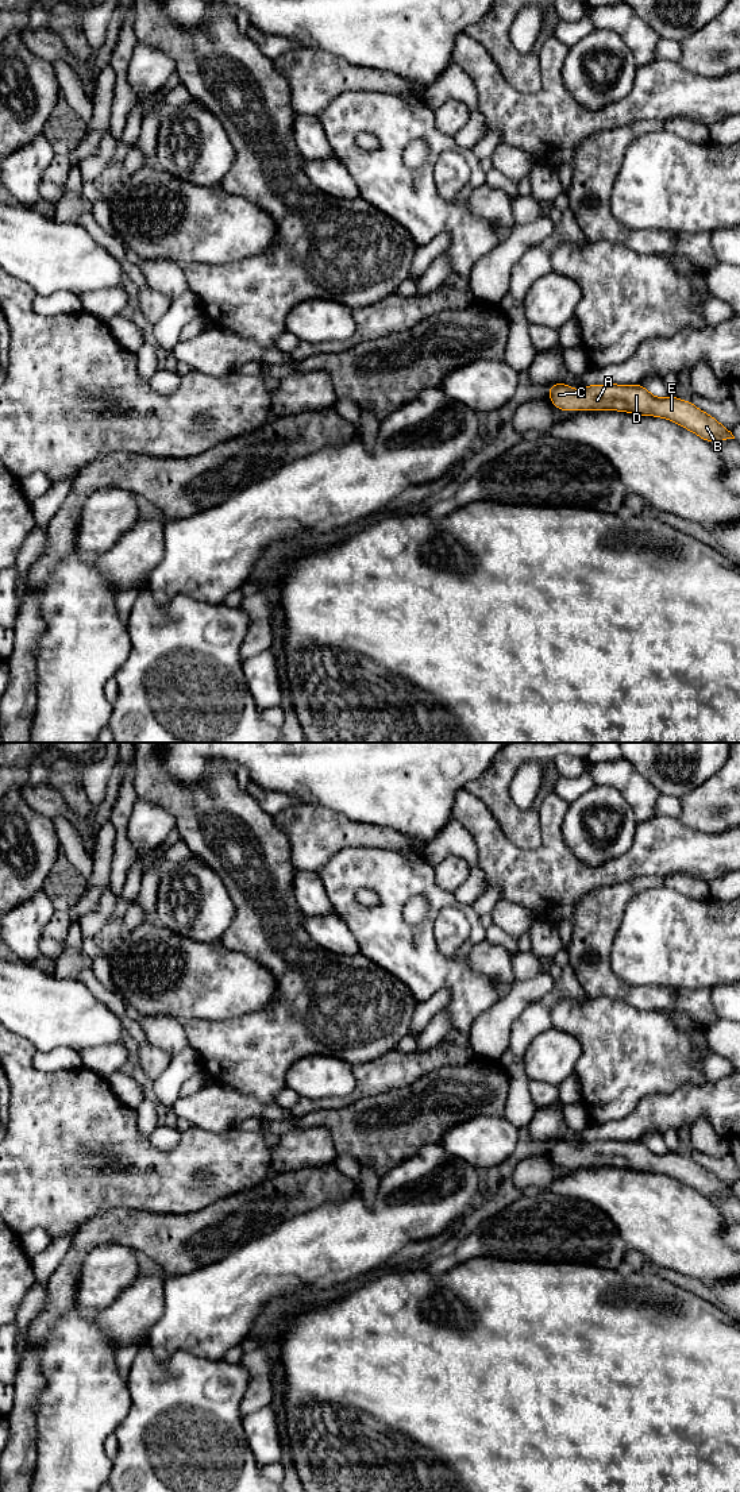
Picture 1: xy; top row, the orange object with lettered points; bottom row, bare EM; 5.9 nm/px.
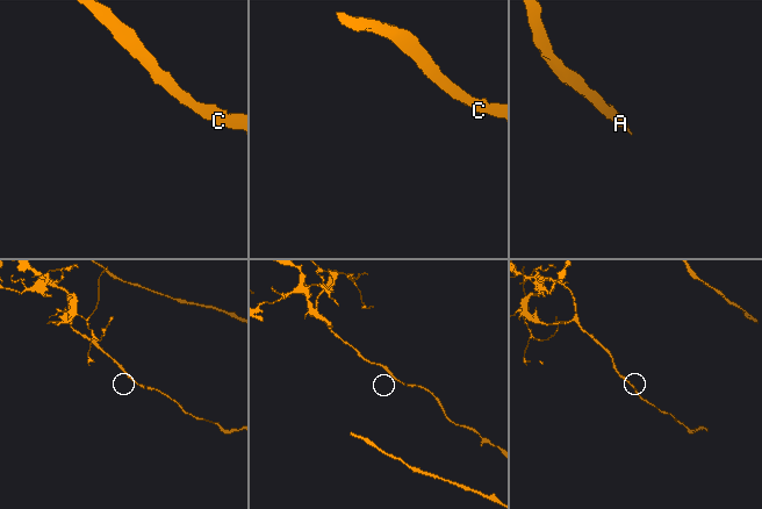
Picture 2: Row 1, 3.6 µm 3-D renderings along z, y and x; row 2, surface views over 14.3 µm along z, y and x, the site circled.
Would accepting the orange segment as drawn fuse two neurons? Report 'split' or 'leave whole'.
leave whole

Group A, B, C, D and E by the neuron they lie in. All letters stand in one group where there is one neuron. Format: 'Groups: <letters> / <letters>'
Groups: A B C D E

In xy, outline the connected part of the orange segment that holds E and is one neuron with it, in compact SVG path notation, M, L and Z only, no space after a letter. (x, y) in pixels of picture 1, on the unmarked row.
M552 1140L548 1150L552 1161L564 1168L573 1168L575 1164L578 1167L608 1165L656 1172L677 1179L706 1198L735 1195L729 1185L694 1160L671 1152L656 1154L641 1140L633 1142L590 1141L578 1148L566 1140Z

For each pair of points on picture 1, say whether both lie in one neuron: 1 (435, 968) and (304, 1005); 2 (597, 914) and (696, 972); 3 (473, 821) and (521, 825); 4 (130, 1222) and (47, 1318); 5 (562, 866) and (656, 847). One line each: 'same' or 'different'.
1: different
2: different
3: different
4: same
5: same

